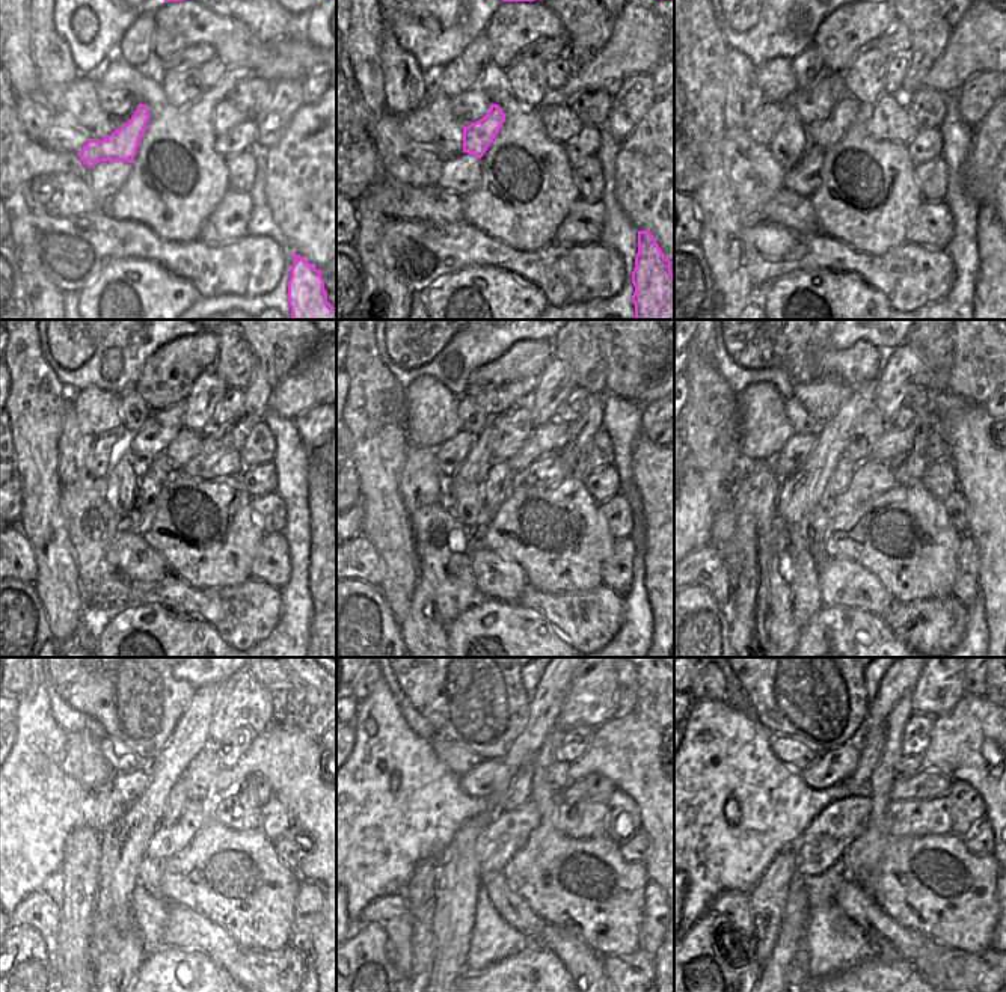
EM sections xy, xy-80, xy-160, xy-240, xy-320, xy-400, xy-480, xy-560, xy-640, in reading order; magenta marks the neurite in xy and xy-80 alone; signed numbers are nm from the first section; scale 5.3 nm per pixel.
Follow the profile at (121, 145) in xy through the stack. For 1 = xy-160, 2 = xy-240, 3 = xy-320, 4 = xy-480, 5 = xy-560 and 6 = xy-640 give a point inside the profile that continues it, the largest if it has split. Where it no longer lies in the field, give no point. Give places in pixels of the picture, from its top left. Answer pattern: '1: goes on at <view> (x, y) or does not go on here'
1: goes on at xy-160 (825, 133)
2: goes on at xy-240 (187, 442)
3: goes on at xy-320 (546, 439)
4: goes on at xy-480 (290, 760)
5: goes on at xy-560 (626, 750)
6: goes on at xy-640 (976, 742)

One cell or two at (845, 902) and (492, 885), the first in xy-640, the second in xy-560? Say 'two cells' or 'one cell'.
one cell

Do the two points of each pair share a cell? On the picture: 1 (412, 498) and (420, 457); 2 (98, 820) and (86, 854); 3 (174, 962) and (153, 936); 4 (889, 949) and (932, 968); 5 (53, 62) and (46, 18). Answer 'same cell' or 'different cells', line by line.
1: same cell
2: different cells
3: different cells
4: same cell
5: same cell

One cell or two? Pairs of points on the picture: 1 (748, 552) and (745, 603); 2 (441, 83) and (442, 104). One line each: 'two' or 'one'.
1: one
2: two

